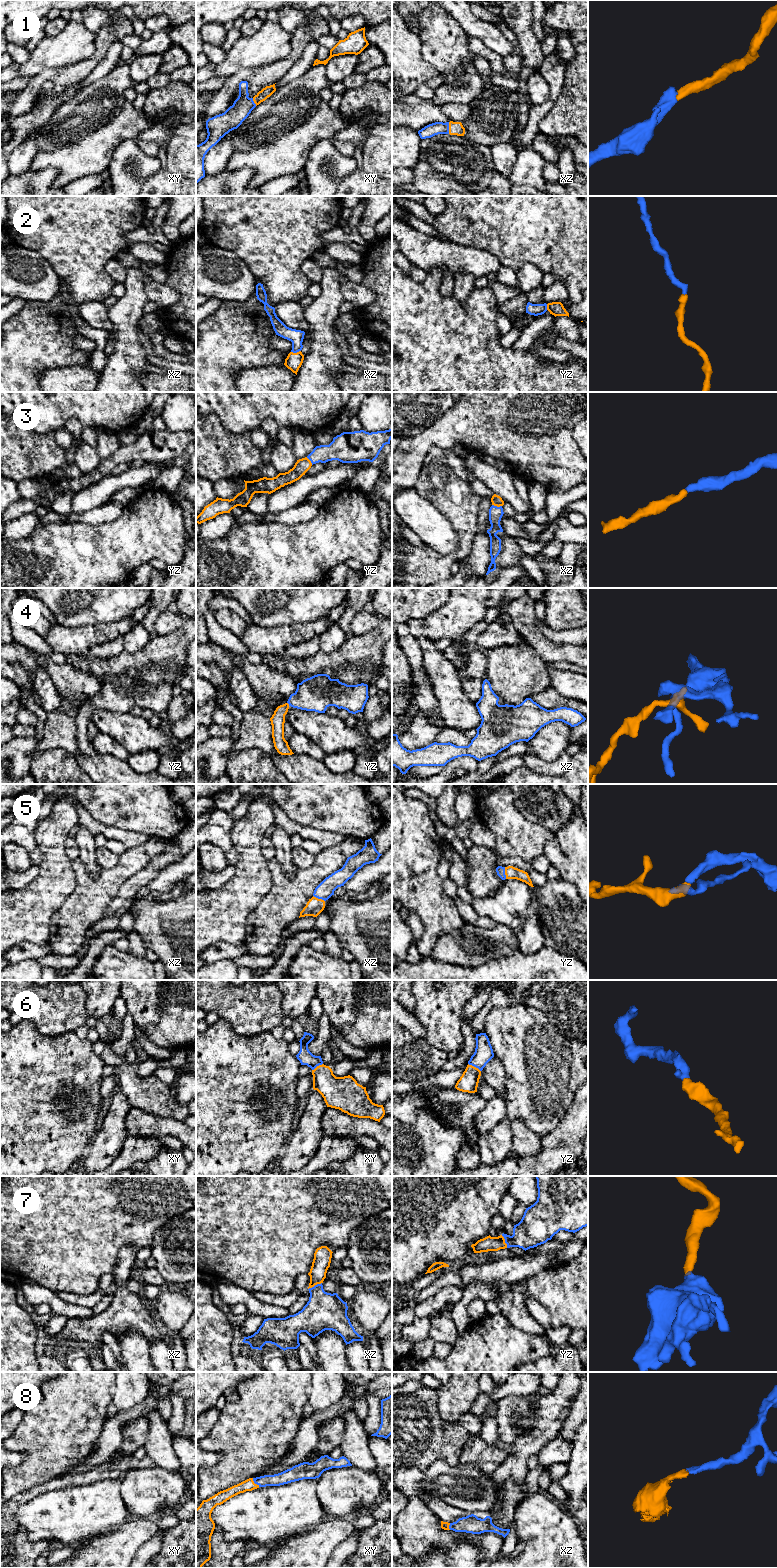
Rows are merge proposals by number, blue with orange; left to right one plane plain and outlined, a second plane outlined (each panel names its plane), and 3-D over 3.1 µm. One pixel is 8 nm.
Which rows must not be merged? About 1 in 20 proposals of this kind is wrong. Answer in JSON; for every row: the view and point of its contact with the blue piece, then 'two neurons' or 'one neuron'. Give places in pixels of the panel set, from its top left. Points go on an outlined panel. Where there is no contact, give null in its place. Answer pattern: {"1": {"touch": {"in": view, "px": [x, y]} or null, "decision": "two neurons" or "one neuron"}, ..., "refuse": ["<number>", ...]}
{"1": {"touch": {"in": "xz", "px": [448, 128]}, "decision": "one neuron"}, "2": {"touch": {"in": "xz", "px": [295, 352]}, "decision": "one neuron"}, "3": {"touch": {"in": "xz", "px": [496, 506]}, "decision": "one neuron"}, "4": {"touch": {"in": "yz", "px": [288, 703]}, "decision": "one neuron"}, "5": {"touch": {"in": "xz", "px": [319, 898]}, "decision": "one neuron"}, "6": {"touch": {"in": "yz", "px": [474, 1066]}, "decision": "one neuron"}, "7": {"touch": {"in": "xz", "px": [315, 1285]}, "decision": "one neuron"}, "8": {"touch": {"in": "xy", "px": [255, 1483]}, "decision": "one neuron"}, "refuse": []}

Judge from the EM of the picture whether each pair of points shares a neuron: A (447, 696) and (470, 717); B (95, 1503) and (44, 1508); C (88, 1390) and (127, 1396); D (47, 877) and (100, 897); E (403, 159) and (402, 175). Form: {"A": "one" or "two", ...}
{"A": "one", "B": "one", "C": "two", "D": "two", "E": "two"}

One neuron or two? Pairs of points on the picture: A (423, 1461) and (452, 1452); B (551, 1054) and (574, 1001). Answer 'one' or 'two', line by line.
A: one
B: two

